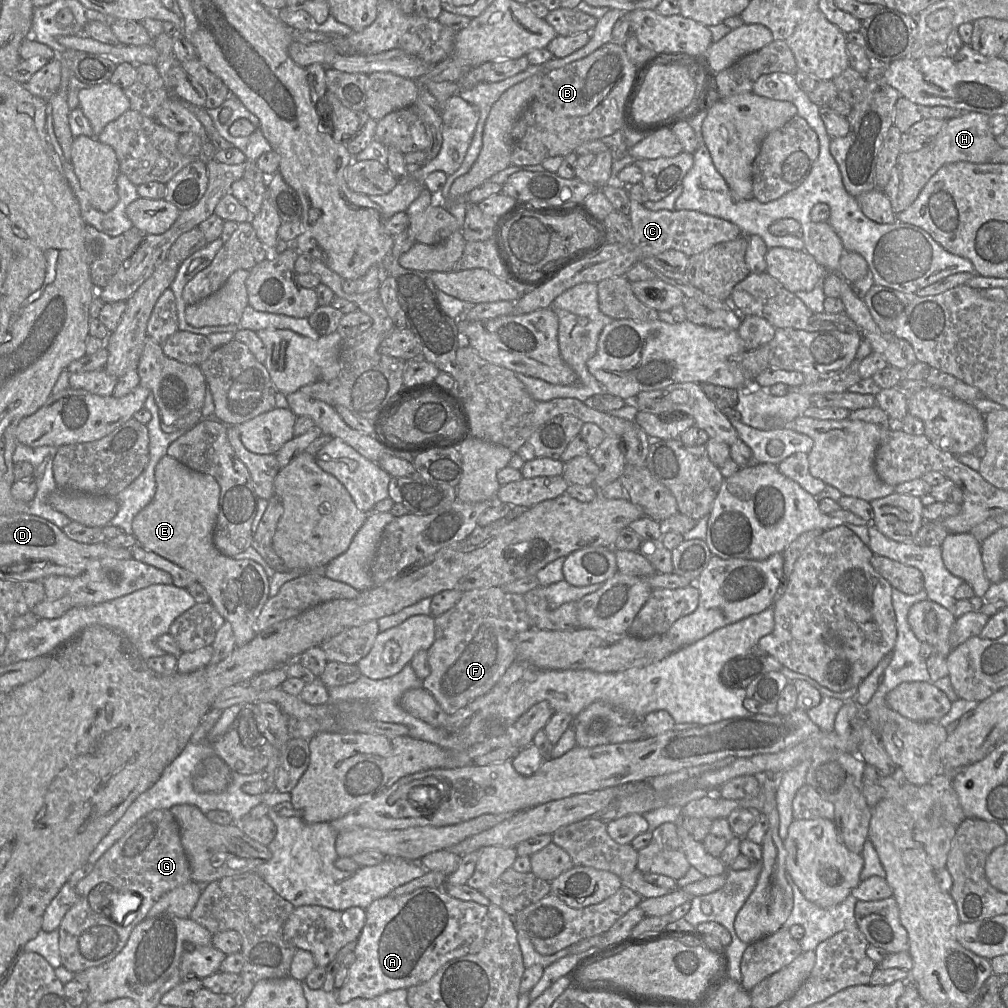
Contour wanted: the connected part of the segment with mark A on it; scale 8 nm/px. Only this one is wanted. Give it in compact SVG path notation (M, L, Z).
M419 888L409 894L376 899L365 908L365 915L365 924L356 940L348 975L343 986L336 990L341 1004L354 998L374 998L387 991L408 989L428 981L445 963L478 953L488 929L487 907L456 899L437 888Z

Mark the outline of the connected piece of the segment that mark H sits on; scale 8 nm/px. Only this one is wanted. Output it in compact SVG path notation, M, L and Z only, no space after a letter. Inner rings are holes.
M963 112L948 119L940 132L925 146L915 152L900 152L883 192L898 214L908 208L918 197L929 179L944 165L955 162L990 163L991 155L999 149L989 127L989 117L978 112Z

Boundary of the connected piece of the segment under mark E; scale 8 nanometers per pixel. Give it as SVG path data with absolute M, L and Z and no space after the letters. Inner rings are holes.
M168 455L157 463L155 481L153 500L132 520L137 543L191 572L196 582L205 588L210 603L231 624L236 646L246 645L258 633L256 622L270 597L270 578L257 562L236 560L215 547L213 533L220 496L218 482L214 477L191 470Z

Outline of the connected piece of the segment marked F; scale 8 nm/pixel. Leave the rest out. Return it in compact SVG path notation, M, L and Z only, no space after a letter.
M500 586L464 591L451 609L435 617L435 638L427 650L429 675L420 687L428 691L441 709L452 715L488 692L516 660L516 638L530 628L524 595L505 592Z

